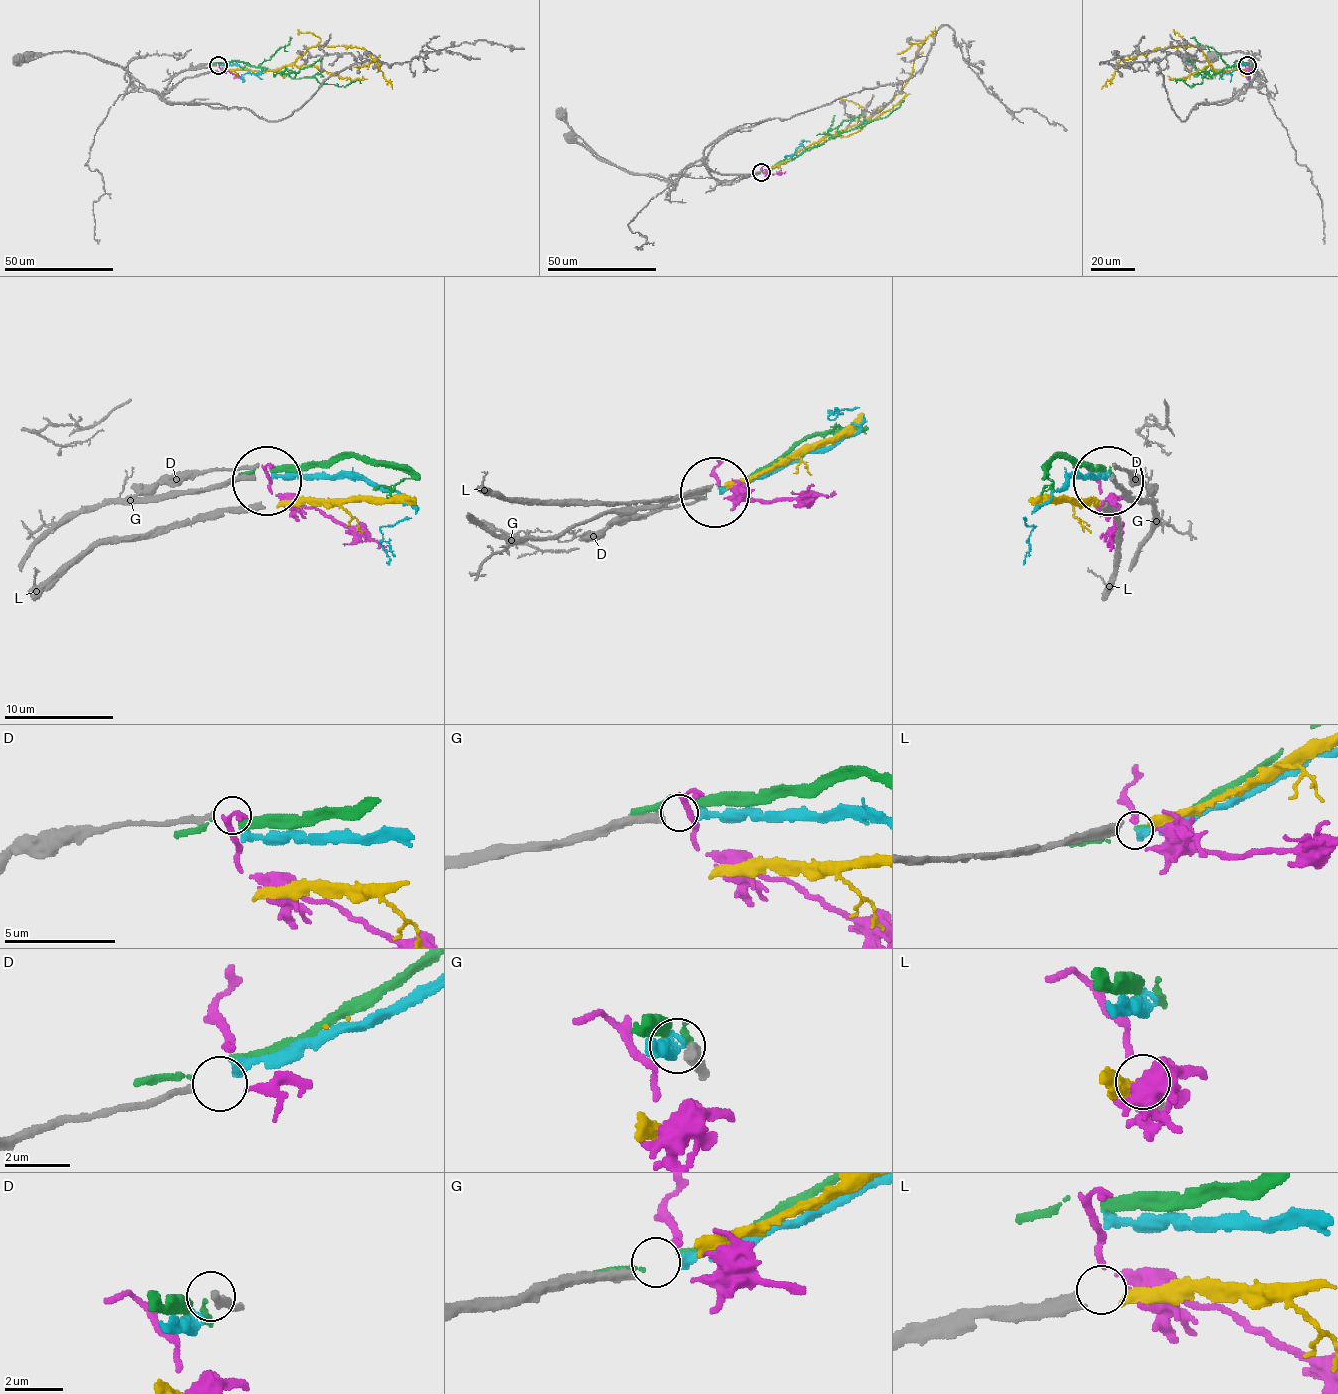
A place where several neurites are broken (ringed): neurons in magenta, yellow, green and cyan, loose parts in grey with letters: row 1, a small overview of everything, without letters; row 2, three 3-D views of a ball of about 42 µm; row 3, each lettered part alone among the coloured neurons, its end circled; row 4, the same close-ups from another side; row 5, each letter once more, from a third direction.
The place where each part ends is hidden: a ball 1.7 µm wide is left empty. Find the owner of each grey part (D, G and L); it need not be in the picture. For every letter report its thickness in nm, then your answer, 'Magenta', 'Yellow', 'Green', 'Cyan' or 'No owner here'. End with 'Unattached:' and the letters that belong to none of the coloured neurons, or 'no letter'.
D: Thickness 220 nm. No owner here
G: Thickness 400 nm. Cyan
L: Thickness 380 nm. Yellow
Unattached: D

